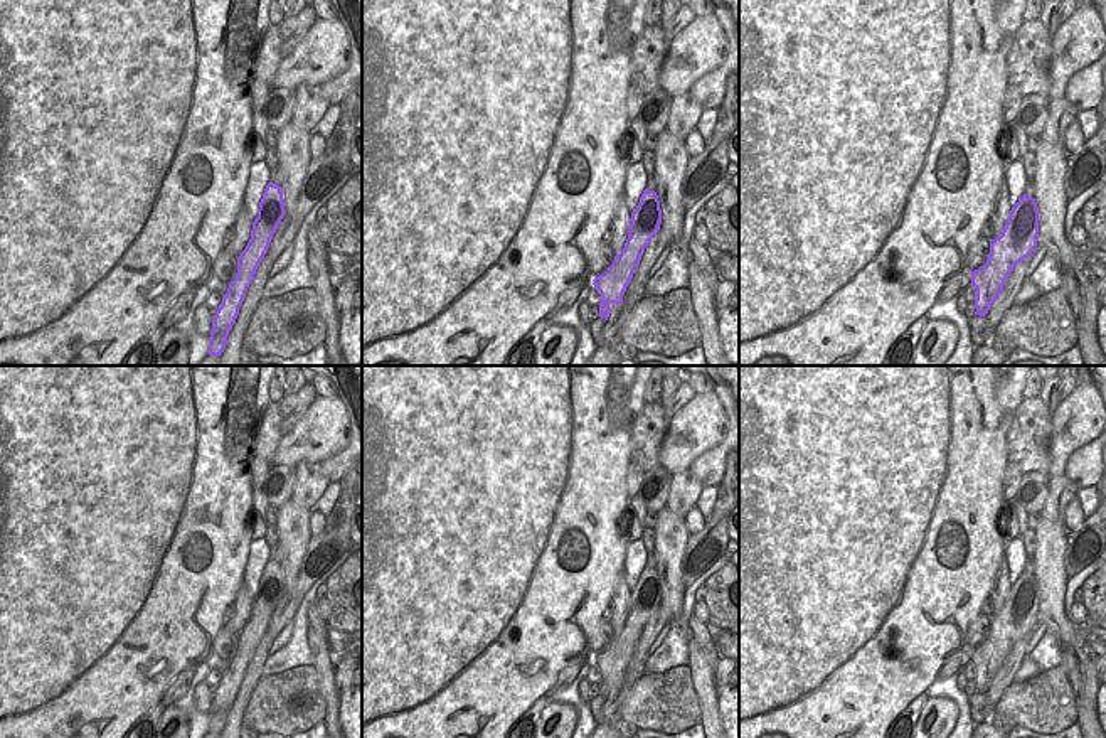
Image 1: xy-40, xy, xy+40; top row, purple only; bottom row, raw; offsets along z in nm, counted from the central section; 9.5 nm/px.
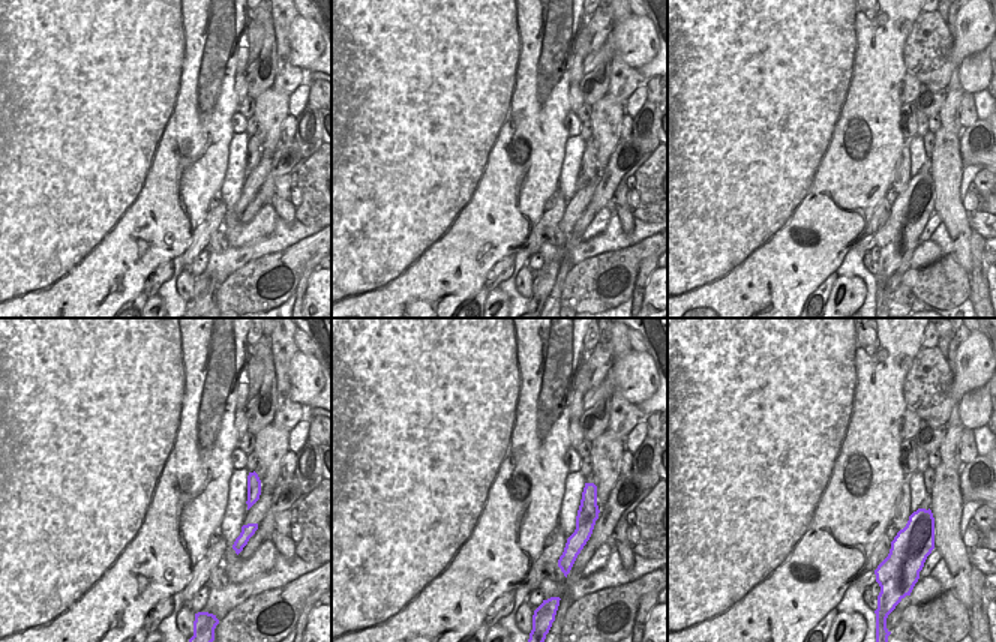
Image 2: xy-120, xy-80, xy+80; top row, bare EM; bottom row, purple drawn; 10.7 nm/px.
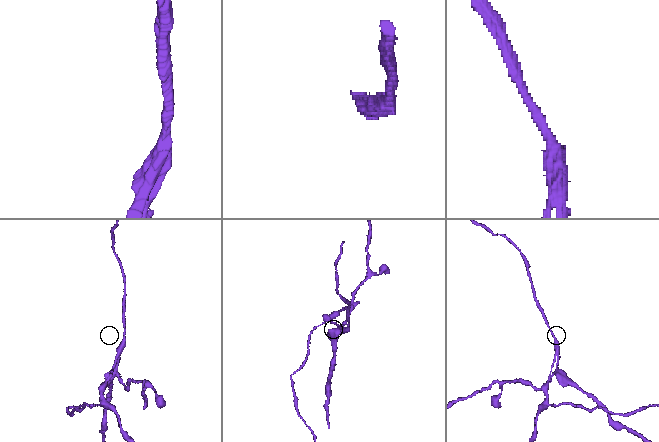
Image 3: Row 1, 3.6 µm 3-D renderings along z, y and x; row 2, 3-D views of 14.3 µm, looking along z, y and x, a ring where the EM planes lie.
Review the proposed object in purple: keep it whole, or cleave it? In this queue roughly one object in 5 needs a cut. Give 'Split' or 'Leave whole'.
Split

